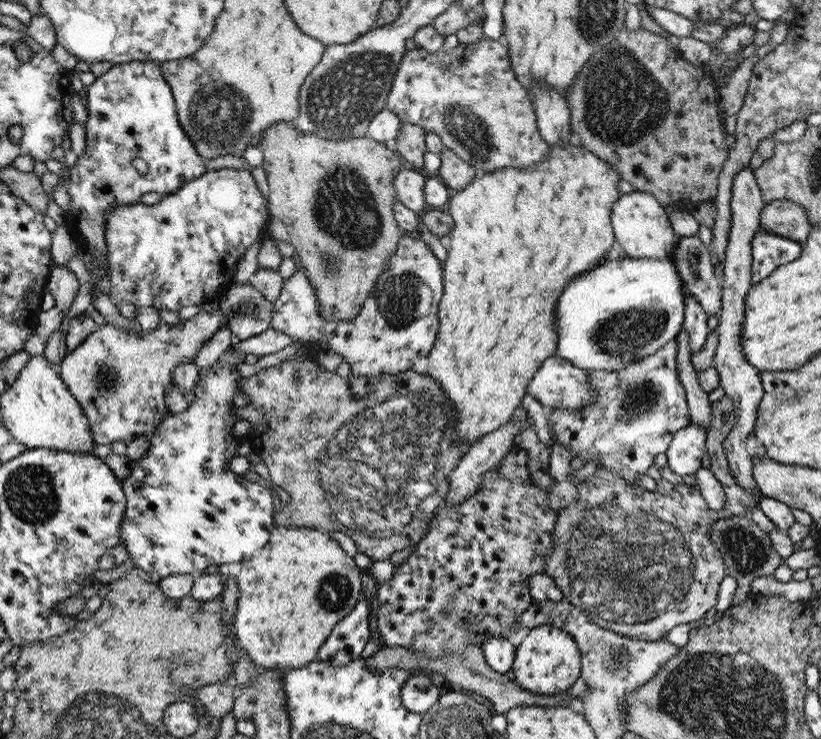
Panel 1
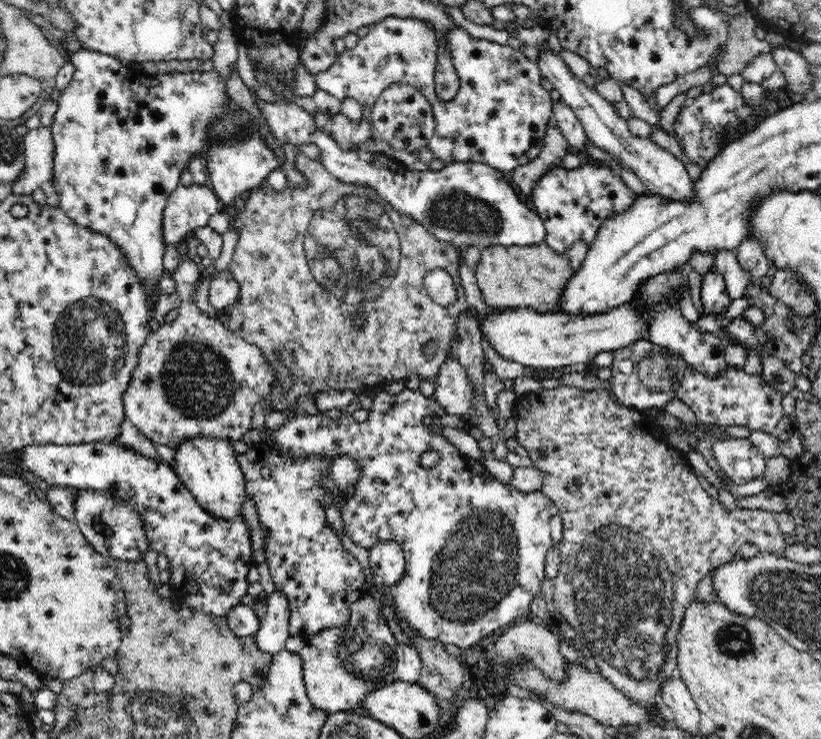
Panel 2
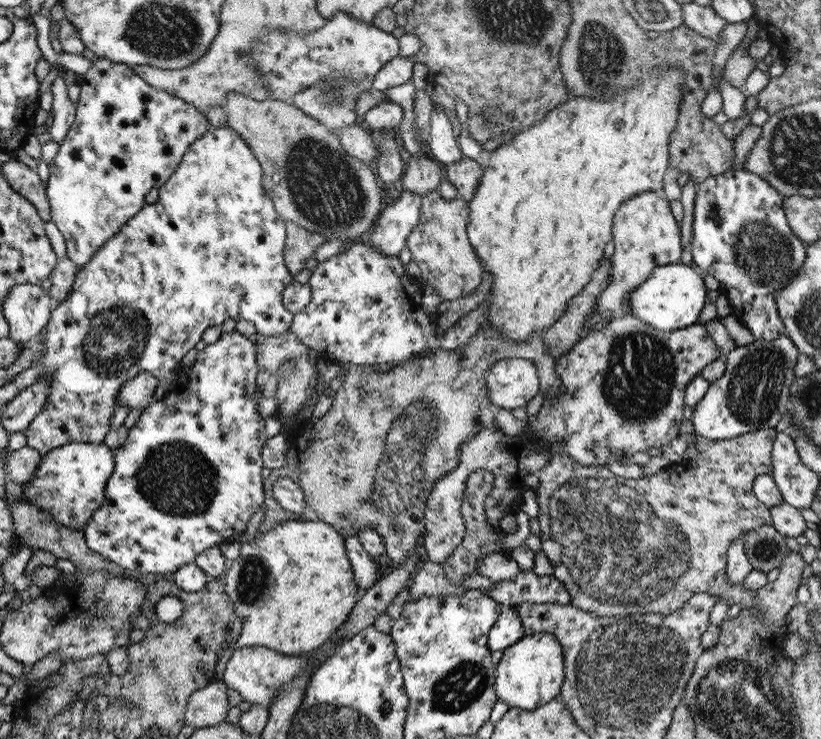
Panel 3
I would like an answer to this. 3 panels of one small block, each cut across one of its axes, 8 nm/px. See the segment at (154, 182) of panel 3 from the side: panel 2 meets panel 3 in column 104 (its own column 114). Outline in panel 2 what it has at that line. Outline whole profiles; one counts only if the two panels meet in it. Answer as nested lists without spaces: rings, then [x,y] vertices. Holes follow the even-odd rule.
[[[84,48],[75,53],[70,53],[70,57],[73,67],[71,81],[61,91],[61,95],[57,99],[58,110],[56,110],[54,121],[51,124],[51,133],[54,139],[54,168],[51,181],[56,194],[58,194],[59,206],[77,225],[102,233],[110,238],[110,242],[118,245],[118,250],[126,257],[127,264],[130,264],[132,271],[138,276],[139,282],[143,284],[144,292],[147,292],[147,304],[151,306],[149,329],[153,333],[158,326],[157,321],[153,320],[153,312],[160,296],[158,284],[165,272],[162,258],[166,246],[163,239],[163,212],[166,208],[168,197],[174,188],[178,188],[178,185],[180,185],[180,174],[182,174],[182,170],[186,170],[188,162],[192,160],[192,156],[200,158],[202,152],[206,150],[206,140],[210,140],[210,135],[208,134],[210,134],[212,124],[222,120],[226,114],[234,114],[234,109],[230,109],[230,104],[234,102],[226,93],[224,79],[214,69],[208,72],[192,71],[180,73],[173,71],[150,75],[137,72],[136,69],[122,64],[113,56]]]

